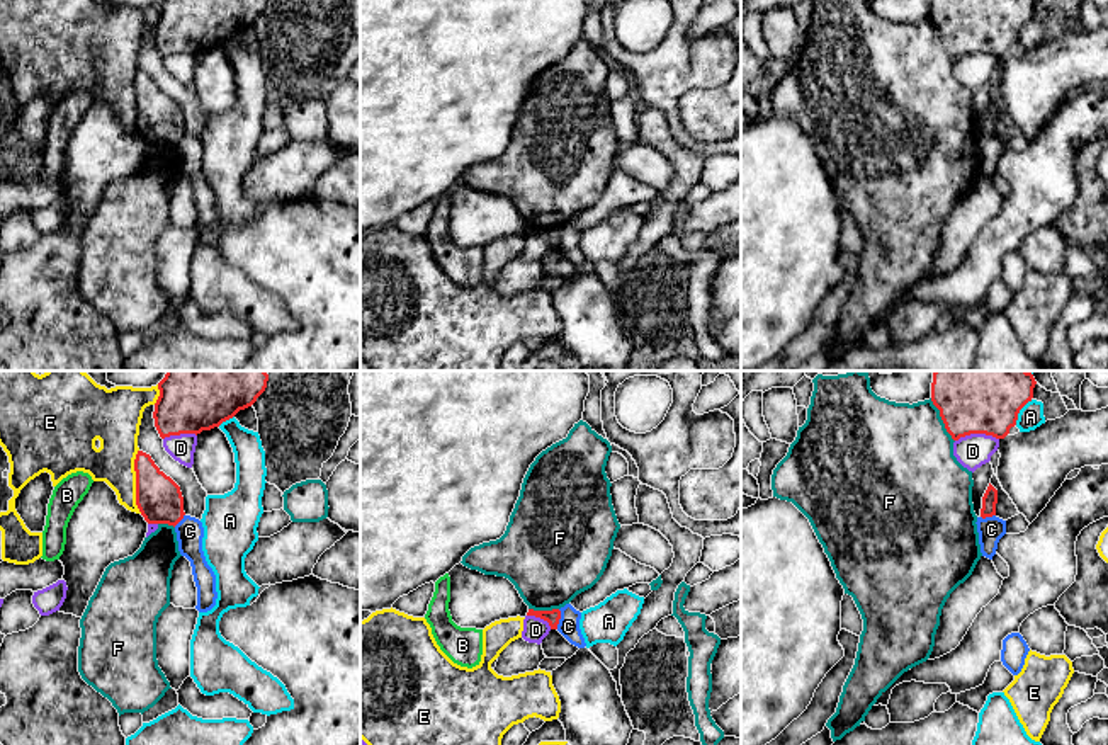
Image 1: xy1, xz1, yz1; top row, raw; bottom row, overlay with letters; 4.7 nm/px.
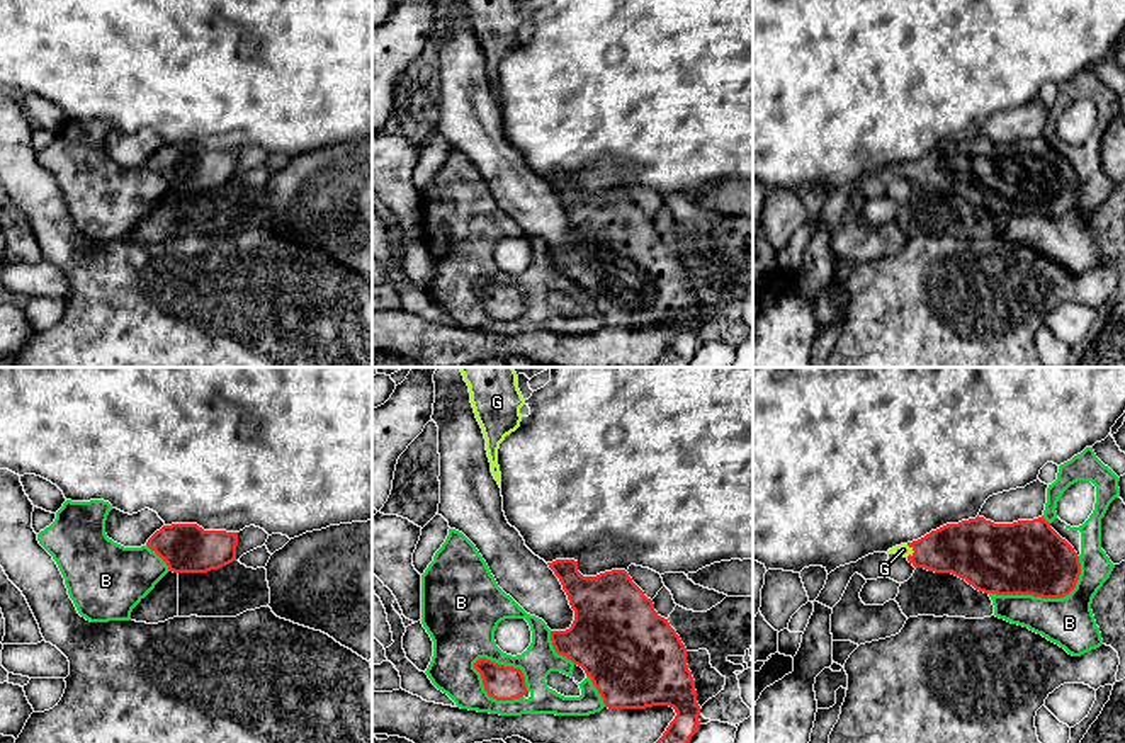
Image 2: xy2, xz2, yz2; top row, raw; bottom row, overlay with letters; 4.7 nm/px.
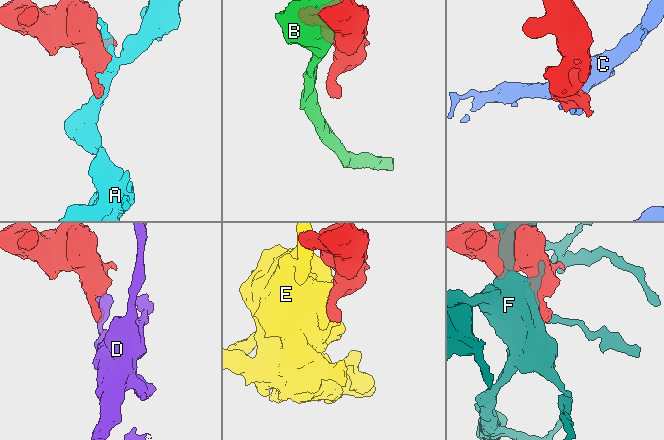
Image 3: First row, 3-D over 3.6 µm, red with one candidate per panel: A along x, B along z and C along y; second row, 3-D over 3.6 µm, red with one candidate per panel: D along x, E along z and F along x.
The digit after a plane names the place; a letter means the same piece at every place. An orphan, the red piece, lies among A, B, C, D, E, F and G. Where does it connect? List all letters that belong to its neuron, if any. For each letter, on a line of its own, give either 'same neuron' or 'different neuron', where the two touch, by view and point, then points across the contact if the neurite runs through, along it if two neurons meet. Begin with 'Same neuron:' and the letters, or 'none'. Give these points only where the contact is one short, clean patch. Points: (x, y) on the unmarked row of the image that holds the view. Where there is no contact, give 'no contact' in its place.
Same neuron: G
A: different neuron; contact yz1 (1018, 31)
B: different neuron; contact xz2 (507, 286)
C: different neuron; contact xz1 (559, 237); border xz1 (559, 228), (556, 247)
D: different neuron; contact yz1 (976, 51)
E: different neuron; contact xy1 (136, 101)
F: different neuron; contact yz1 (942, 38)
G: same neuron; contact yz2 (913, 169); way yz2 (966, 169), (913, 169), (903, 169)

